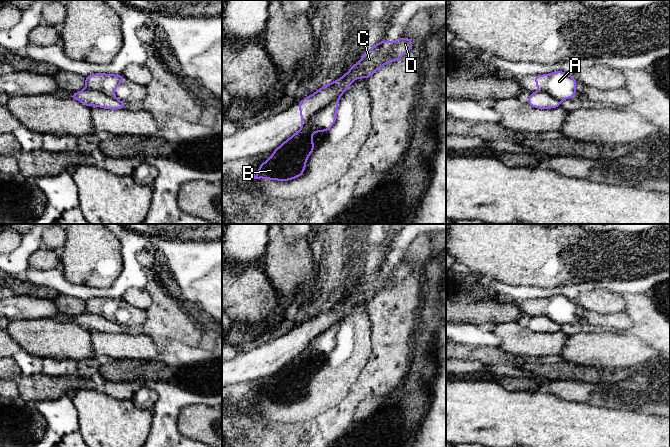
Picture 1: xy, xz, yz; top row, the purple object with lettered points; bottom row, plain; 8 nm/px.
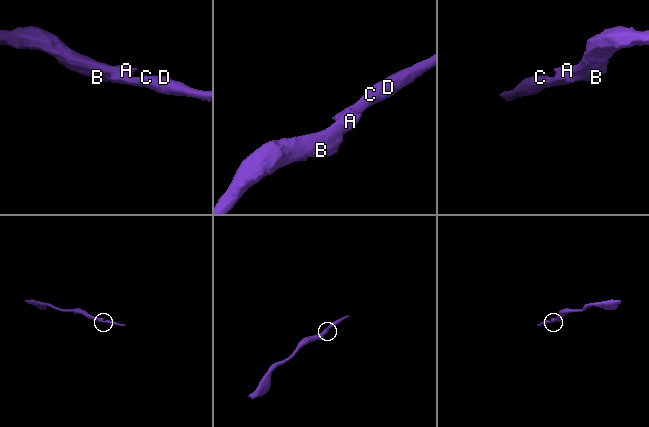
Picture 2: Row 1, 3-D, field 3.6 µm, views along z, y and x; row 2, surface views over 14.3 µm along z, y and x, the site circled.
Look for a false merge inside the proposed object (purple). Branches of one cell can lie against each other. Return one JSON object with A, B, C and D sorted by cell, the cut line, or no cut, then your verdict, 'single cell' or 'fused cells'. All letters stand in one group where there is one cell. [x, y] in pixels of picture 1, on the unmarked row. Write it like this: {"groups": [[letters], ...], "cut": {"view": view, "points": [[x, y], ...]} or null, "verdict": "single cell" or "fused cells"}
{"groups": [["A", "B"], ["C", "D"]], "cut": {"view": "xz", "points": [[337, 324], [333, 324], [319, 333], [302, 350]]}, "verdict": "fused cells"}

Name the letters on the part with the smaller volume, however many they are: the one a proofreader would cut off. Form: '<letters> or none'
C, D

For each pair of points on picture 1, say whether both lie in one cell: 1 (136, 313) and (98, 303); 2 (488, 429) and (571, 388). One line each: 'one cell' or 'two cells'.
1: one cell
2: two cells

